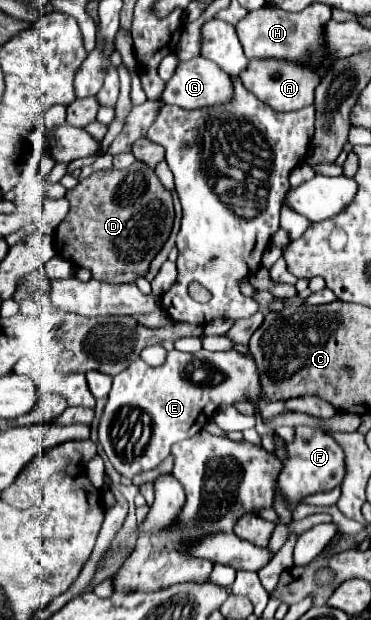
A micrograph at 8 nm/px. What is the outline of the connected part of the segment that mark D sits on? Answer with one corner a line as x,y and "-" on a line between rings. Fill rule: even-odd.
139,160
125,170
93,172
89,178
81,180
73,190
67,192
67,200
71,204
69,214
55,230
57,254
79,268
87,268
95,280
111,284
129,284
147,274
151,260
167,242
175,218
171,192
159,182
155,170

